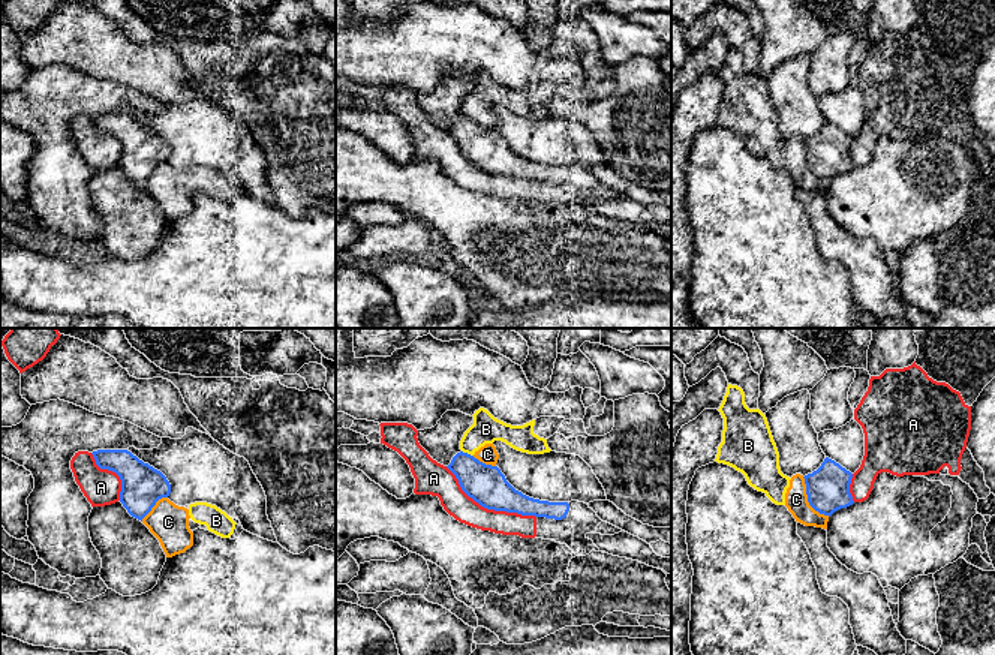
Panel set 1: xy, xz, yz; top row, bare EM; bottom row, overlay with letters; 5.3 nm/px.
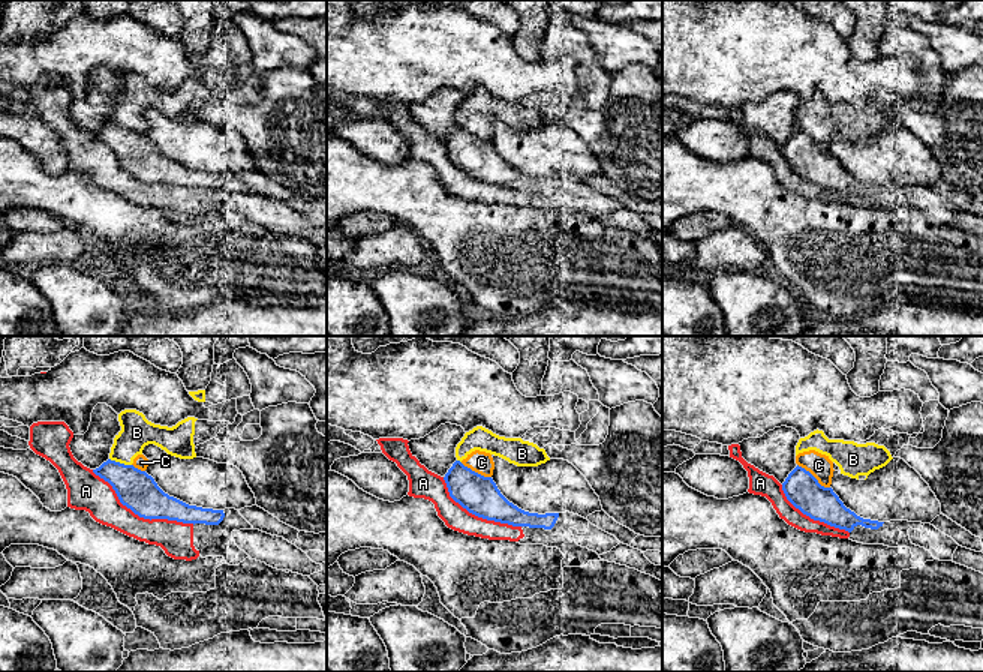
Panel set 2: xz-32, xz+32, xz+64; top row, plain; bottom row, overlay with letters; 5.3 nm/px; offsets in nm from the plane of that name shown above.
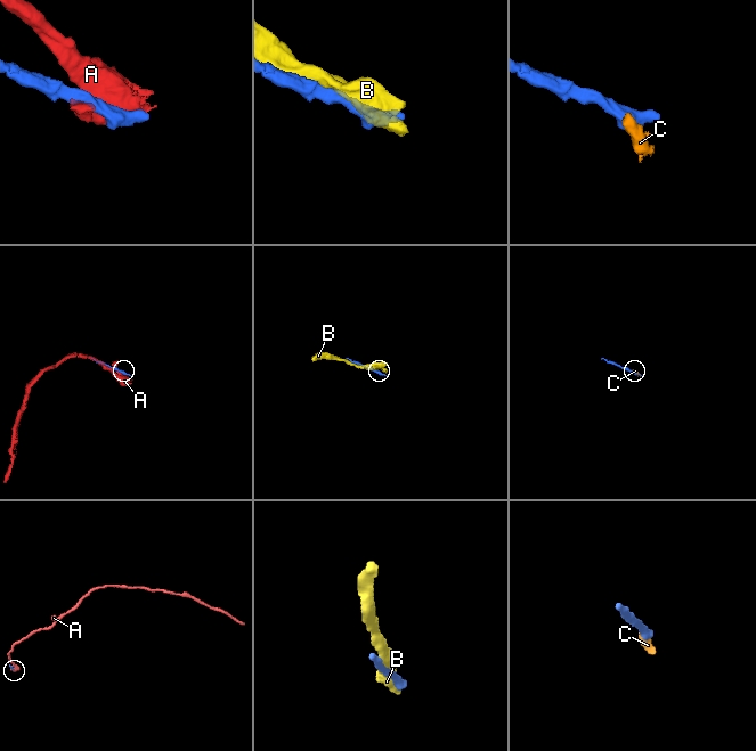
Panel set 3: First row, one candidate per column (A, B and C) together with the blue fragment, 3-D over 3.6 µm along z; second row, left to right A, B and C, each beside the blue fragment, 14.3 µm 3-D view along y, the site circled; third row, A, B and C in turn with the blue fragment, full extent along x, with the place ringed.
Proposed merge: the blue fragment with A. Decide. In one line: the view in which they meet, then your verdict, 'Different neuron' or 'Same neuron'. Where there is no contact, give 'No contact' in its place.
Touches blue in xz. Different neuron

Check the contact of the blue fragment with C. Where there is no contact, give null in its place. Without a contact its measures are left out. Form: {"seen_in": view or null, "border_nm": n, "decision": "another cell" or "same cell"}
{"seen_in": "yz", "border_nm": 260, "decision": "another cell"}

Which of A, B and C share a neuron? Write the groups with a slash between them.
A / B C

